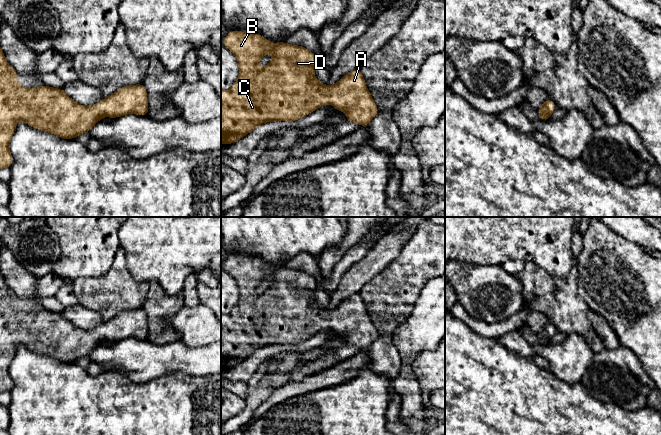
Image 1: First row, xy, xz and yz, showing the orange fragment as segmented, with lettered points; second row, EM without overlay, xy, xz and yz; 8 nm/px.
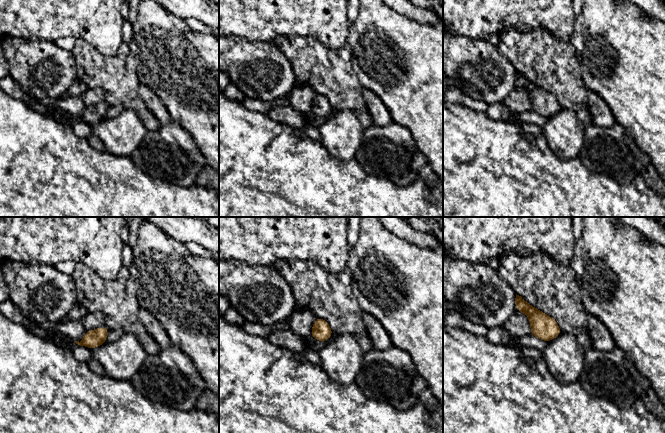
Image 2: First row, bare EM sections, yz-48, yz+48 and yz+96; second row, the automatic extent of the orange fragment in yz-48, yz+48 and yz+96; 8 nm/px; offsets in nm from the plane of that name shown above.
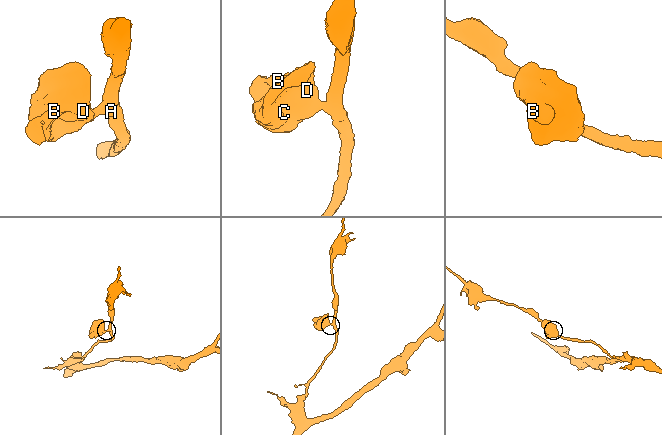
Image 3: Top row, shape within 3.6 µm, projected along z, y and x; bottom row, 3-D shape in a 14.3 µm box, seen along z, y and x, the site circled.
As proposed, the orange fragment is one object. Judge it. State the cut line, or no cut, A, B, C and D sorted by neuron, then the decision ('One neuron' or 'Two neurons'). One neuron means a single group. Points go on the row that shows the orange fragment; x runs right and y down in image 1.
No split. Groups: A B C D. One neuron

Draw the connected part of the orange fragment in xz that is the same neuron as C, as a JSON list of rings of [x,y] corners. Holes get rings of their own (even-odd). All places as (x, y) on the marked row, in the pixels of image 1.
[[[231,31],[223,39],[223,45],[235,55],[239,63],[239,77],[237,81],[230,90],[221,90],[221,143],[223,145],[239,141],[260,123],[296,121],[328,102],[336,110],[345,112],[348,120],[360,126],[367,126],[379,111],[359,69],[349,72],[336,84],[327,87],[314,77],[317,65],[315,53],[303,46],[289,45],[286,42],[279,42],[273,45],[271,41],[263,38],[259,33],[245,31]],[[269,51],[273,53],[273,60],[263,69],[257,69],[258,62]]]

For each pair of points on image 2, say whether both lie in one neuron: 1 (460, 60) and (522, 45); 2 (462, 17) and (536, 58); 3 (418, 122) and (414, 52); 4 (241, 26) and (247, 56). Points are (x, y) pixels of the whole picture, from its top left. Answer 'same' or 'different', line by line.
1: different
2: different
3: same
4: different

